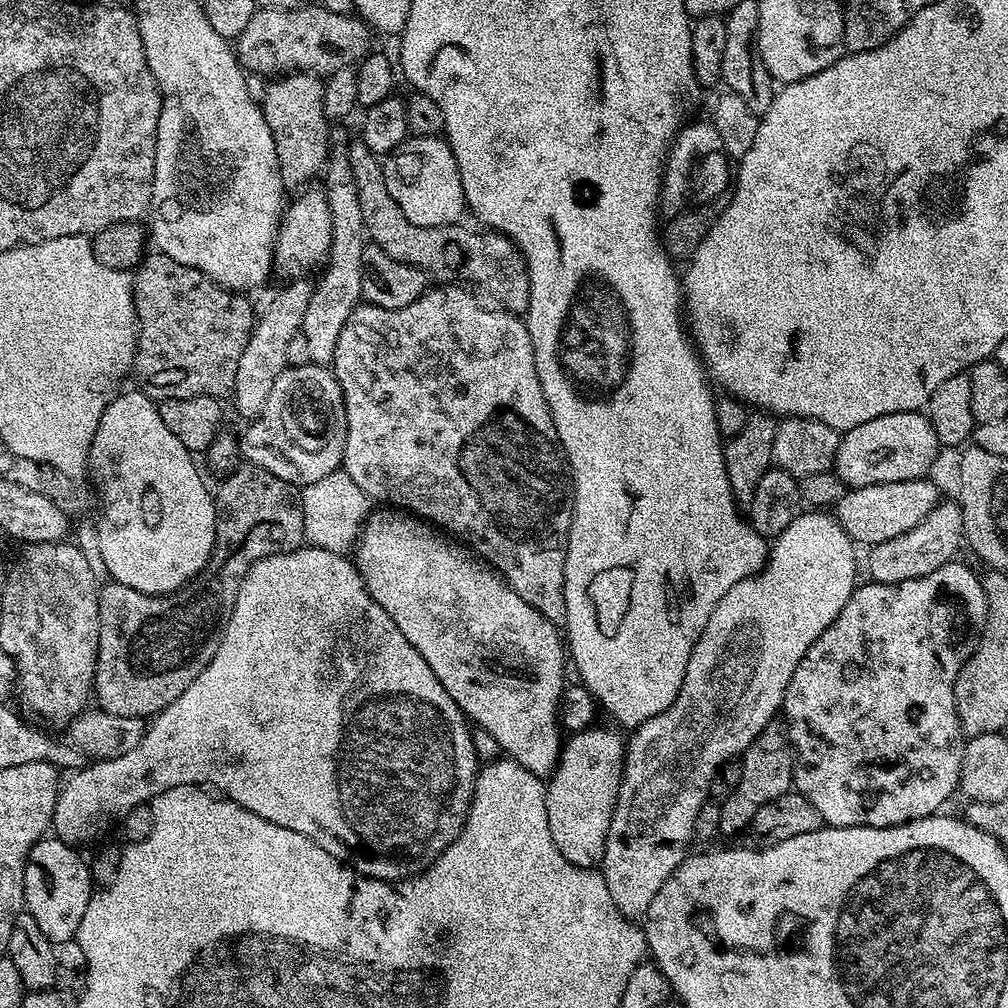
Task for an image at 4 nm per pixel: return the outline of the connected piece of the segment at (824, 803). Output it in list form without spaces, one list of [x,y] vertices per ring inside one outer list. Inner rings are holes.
[[[949,562],[938,566],[938,570],[934,570],[930,574],[926,574],[922,578],[910,578],[906,582],[898,582],[897,584],[877,584],[875,582],[861,583],[850,594],[850,598],[846,602],[846,606],[842,606],[842,610],[838,614],[838,618],[834,618],[834,622],[830,622],[830,626],[820,635],[814,642],[814,646],[810,646],[810,650],[806,650],[806,654],[802,658],[802,662],[798,662],[798,670],[794,670],[794,678],[790,678],[790,686],[784,695],[784,706],[782,709],[782,720],[788,730],[788,740],[792,744],[794,753],[794,788],[795,791],[801,792],[811,804],[814,810],[818,810],[821,821],[829,828],[889,828],[890,826],[898,826],[905,824],[908,820],[921,820],[927,816],[935,816],[941,811],[940,808],[952,795],[957,795],[960,787],[960,771],[962,770],[962,754],[964,753],[964,745],[966,737],[960,728],[960,719],[958,718],[958,710],[954,702],[954,682],[960,673],[960,667],[964,665],[968,659],[969,651],[975,648],[976,643],[980,641],[980,635],[984,633],[984,626],[988,622],[988,603],[986,602],[986,594],[984,593],[983,579],[978,575],[975,576],[970,569],[964,564],[956,564],[957,562]]]

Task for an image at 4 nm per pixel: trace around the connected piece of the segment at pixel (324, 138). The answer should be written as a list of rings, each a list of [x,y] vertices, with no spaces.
[[[294,72],[273,79],[264,89],[264,117],[270,134],[274,134],[274,150],[278,154],[278,170],[285,189],[303,189],[307,180],[325,171],[330,151],[330,121],[323,108],[324,86],[325,81],[311,72]]]

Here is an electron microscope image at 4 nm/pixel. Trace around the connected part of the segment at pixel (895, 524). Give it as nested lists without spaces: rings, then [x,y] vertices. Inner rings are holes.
[[[921,478],[848,488],[834,506],[836,521],[857,545],[871,546],[890,542],[890,538],[898,538],[898,534],[914,530],[914,526],[918,526],[918,522],[922,522],[922,518],[926,518],[926,514],[930,514],[930,510],[941,503],[942,495],[930,481],[931,479]]]

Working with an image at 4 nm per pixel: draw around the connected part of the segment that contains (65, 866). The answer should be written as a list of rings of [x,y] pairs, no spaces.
[[[55,838],[39,840],[28,852],[28,861],[24,863],[24,902],[26,910],[38,922],[42,934],[52,941],[53,945],[61,946],[67,940],[73,939],[78,926],[82,926],[82,914],[86,914],[86,906],[90,906],[90,898],[94,891],[94,877],[89,861],[79,856],[77,849],[70,844],[64,844]]]

